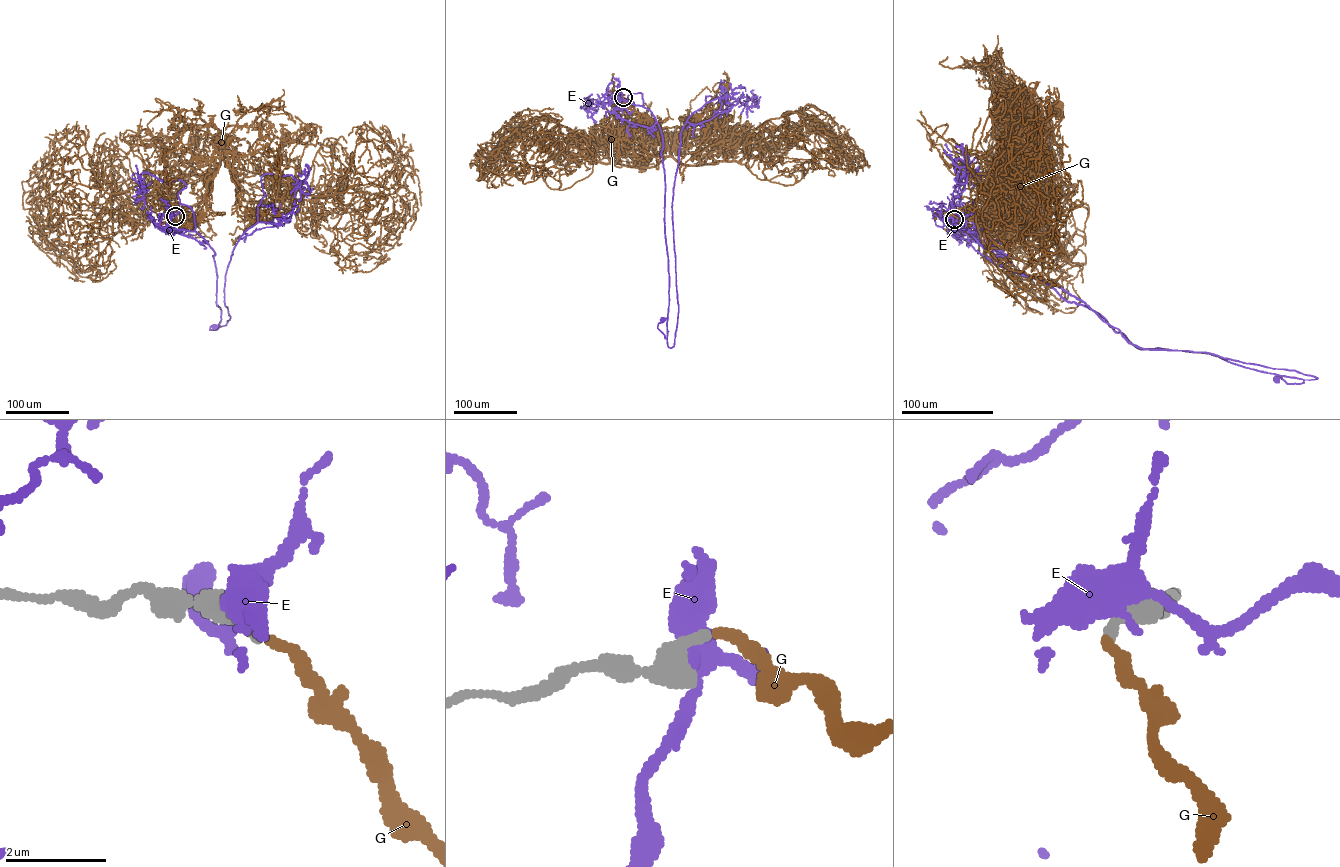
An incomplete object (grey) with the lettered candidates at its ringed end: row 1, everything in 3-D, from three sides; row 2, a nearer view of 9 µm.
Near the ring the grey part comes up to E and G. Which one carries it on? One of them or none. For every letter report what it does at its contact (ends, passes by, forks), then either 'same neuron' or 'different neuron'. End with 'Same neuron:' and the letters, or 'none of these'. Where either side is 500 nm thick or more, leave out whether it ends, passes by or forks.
E: different neuron
G: it ends | same neuron
Same neuron: G

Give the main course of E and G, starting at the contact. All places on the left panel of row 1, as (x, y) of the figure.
E: (174, 216), (168, 227), (195, 231), (214, 251), (221, 320), (216, 330), (209, 330), (215, 326)
G: (175, 216), (176, 225), (196, 223), (205, 213), (220, 164), (218, 129), (209, 127), (196, 155), (195, 141)

